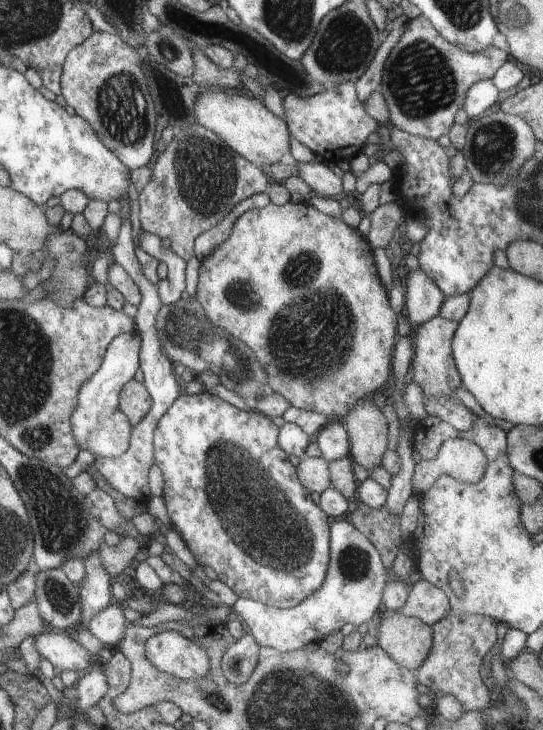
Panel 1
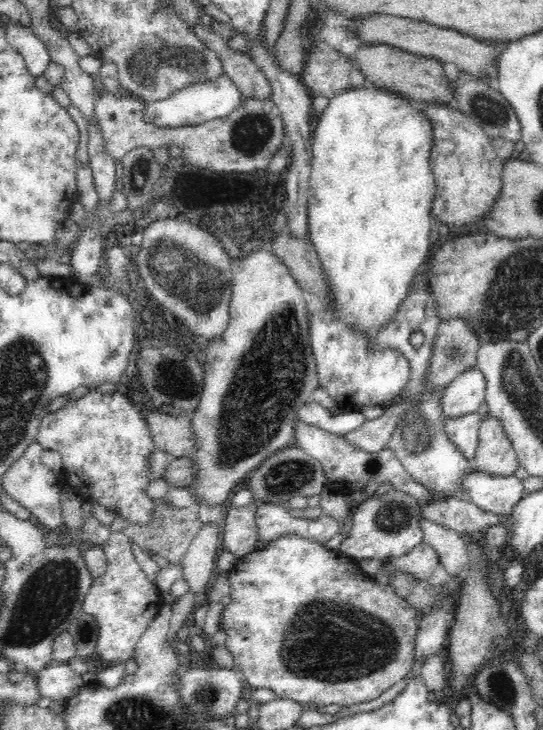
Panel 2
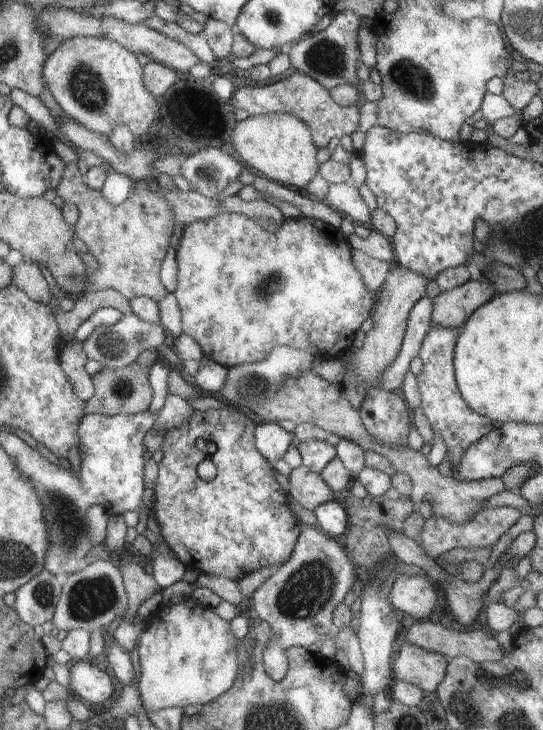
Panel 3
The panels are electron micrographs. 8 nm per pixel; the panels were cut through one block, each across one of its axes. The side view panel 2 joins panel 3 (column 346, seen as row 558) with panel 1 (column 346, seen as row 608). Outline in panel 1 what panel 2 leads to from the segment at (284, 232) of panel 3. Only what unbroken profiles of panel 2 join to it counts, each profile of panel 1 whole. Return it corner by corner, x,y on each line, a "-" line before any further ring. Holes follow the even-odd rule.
289,201
283,206
268,204
265,208
254,208
244,212
234,222
232,234
226,242
218,244
208,258
200,262
198,270
198,292
196,300
204,308
208,320
212,326
220,328
227,337
239,339
249,350
253,351
258,363
269,371
267,387
270,391
280,394
290,402
291,407
301,410
322,413
331,420
340,421
346,412
353,410
354,404
358,403
360,398
368,397
368,394
380,390
388,382
388,370
393,366
390,362
392,358
392,346
396,338
396,314
394,308
390,306
386,288
382,286
378,274
376,274
376,264
372,258
372,248
366,242
367,238
362,238
354,228
345,224
340,218
332,218
328,214
322,214
309,206
306,202
298,204

